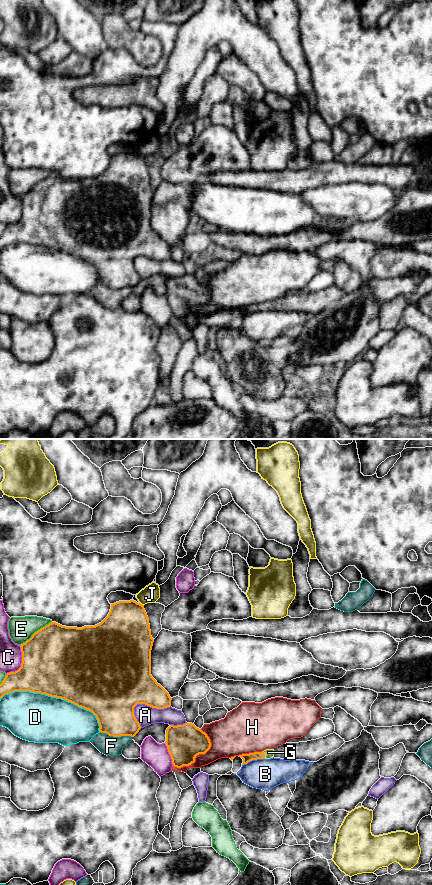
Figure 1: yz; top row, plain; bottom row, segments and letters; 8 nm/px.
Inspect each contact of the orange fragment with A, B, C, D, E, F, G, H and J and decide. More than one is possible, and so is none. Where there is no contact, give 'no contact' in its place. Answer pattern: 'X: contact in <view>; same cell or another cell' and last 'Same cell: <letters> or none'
A: contact in yz; another cell
B: contact in yz; another cell
C: contact in yz; another cell
D: contact in yz; another cell
E: contact in yz; another cell
F: contact in yz; another cell
G: contact in yz; same cell
H: contact in yz; another cell
J: contact in yz; another cell
Same cell: G

